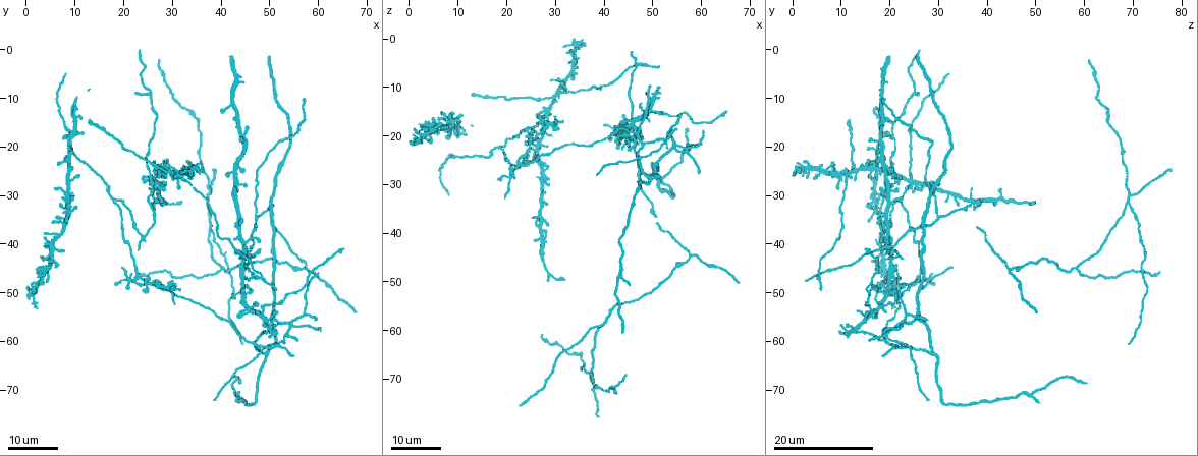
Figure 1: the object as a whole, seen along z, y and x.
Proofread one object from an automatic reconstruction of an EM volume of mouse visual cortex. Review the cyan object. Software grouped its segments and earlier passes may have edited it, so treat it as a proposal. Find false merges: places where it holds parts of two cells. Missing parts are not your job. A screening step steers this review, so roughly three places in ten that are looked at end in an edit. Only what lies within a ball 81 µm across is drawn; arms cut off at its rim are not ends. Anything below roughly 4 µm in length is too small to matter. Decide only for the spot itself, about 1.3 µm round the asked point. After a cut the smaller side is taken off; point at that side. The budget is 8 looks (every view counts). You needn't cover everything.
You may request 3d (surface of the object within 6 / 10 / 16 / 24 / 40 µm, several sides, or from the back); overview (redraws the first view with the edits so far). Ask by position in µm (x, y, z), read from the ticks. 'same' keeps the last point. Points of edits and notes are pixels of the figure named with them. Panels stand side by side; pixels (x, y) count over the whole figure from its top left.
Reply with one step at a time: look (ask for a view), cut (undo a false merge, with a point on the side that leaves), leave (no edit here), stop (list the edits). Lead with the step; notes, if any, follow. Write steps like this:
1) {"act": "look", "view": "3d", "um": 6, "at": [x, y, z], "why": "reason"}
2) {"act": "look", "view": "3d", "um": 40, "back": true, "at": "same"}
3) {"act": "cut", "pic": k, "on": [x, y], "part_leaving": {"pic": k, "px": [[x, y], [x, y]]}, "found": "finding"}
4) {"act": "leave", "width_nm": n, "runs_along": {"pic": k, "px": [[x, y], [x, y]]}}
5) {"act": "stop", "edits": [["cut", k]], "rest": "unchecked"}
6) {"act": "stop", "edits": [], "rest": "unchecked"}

{"act": "look", "view": "3d", "um": 16, "at": [37.5, 30.5, 69.0], "why": "branch point"}

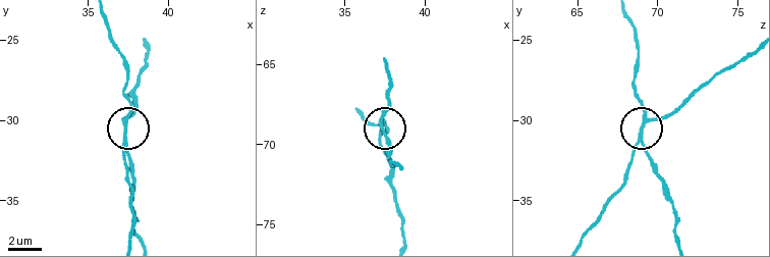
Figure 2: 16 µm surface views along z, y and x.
{"act": "look", "view": "3d", "um": 6, "at": [37.3, 29.9, 69.4]}

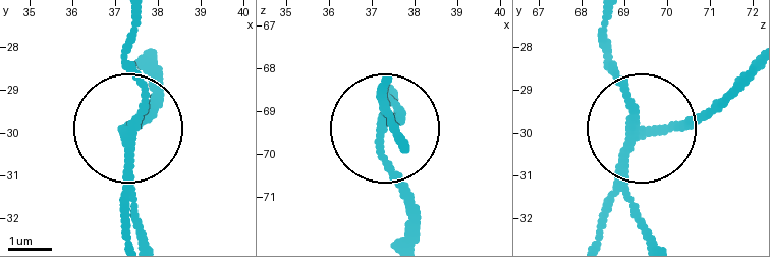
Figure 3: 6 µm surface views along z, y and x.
{"act": "cut", "pic": 3, "on": [390, 173], "arms": 3, "found": "two cells meet here"}

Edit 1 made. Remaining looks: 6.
{"act": "look", "view": "overview"}

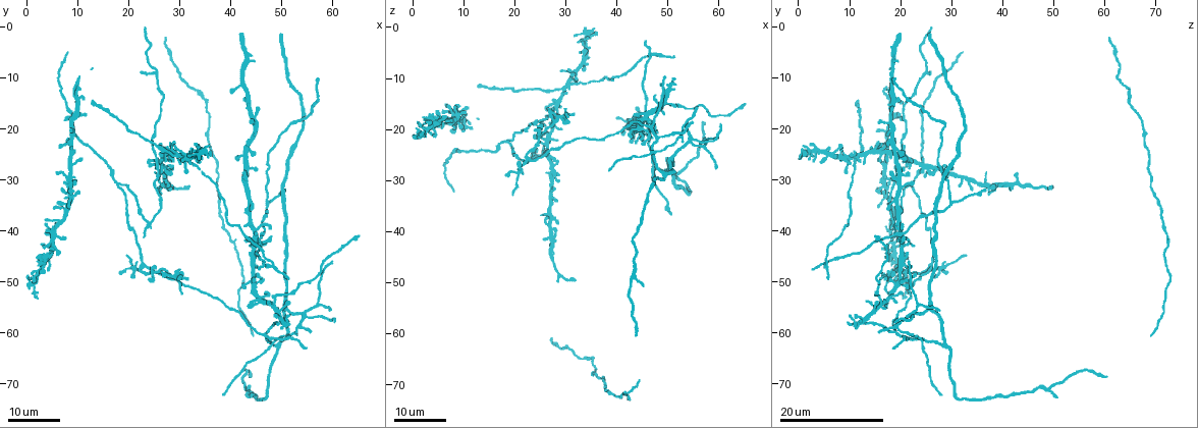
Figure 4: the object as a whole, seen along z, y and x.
{"act": "look", "view": "3d", "um": 24, "at": [51.0, 55.0, 25.5], "why": "three arms meet"}

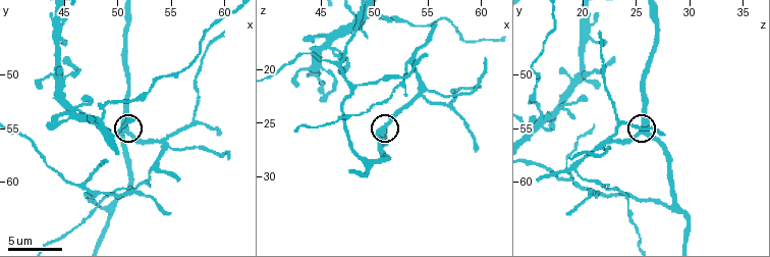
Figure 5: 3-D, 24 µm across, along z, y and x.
{"act": "look", "view": "3d", "um": 10, "at": [51.0, 55.0, 25.8]}

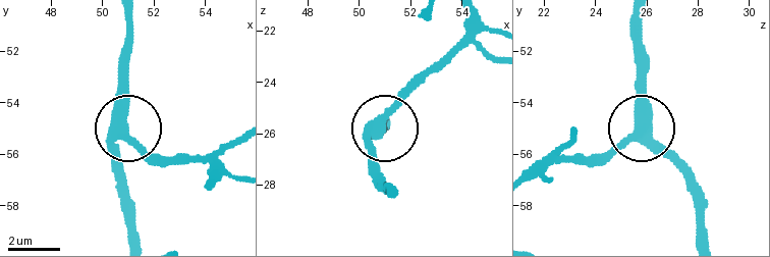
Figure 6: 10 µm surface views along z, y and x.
{"act": "leave", "width_nm": 390, "found": "one cell here"}

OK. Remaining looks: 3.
{"act": "look", "view": "3d", "um": 16, "at": [46.6, 60.2, 19.2], "why": "arms part here"}

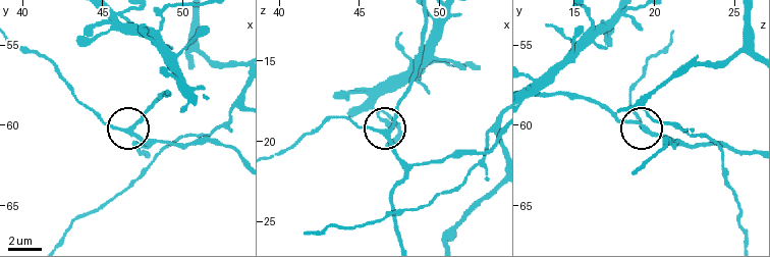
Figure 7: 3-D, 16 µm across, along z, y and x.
{"act": "leave", "width_nm": 220, "found": "continuous, no second cell"}

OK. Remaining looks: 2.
{"act": "look", "view": "3d", "um": 16, "at": [54.2, 56.2, 22.2], "why": "thin arm on a thick one"}

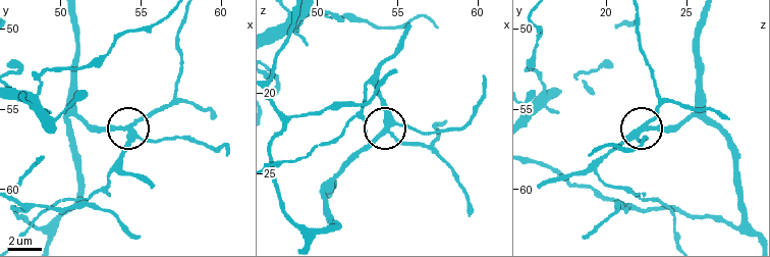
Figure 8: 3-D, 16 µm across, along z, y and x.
{"act": "cut", "pic": 8, "on": [151, 112], "part_leaving": {"pic": 8, "px": [[134, 124], [173, 101], [182, 60], [178, 44], [182, 19]]}, "found": "a second cell is stuck on"}

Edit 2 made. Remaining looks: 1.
{"act": "stop", "edits": [["cut", 3], ["cut", 8]], "rest": "unchecked"}

